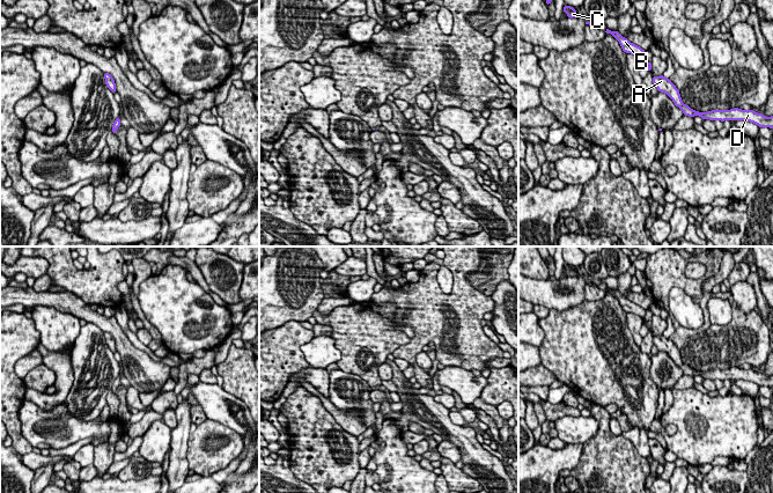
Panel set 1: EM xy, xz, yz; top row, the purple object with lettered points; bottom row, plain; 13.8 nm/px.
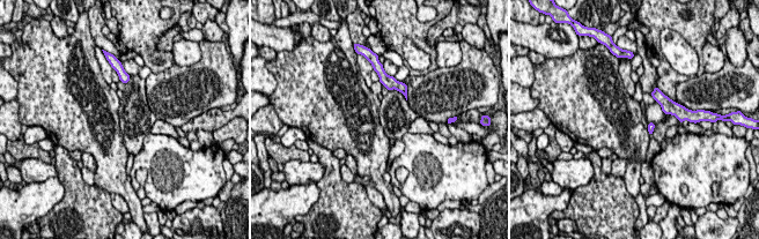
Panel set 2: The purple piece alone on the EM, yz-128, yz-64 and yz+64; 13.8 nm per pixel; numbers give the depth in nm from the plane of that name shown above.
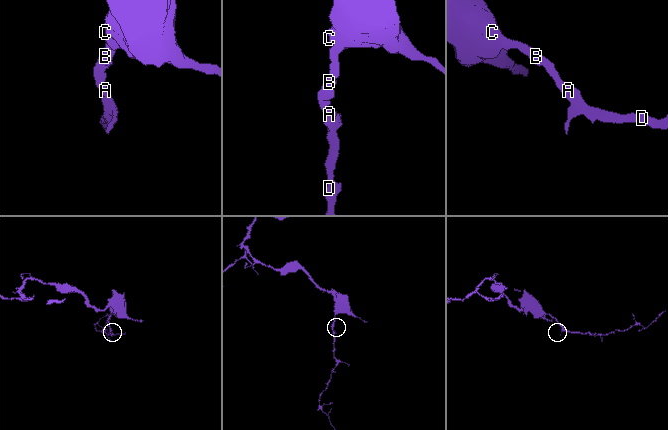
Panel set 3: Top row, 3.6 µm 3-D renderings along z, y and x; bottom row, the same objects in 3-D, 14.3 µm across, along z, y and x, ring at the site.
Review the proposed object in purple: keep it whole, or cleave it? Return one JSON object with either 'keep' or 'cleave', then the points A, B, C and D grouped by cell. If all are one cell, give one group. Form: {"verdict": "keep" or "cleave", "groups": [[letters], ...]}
{"verdict": "keep", "groups": [["A", "B", "C", "D"]]}

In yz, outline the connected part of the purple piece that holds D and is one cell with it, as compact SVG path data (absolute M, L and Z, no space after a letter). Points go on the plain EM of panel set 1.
M664 334L653 336L653 343L658 351L665 352L672 359L675 365L683 370L684 375L689 375L689 376L699 375L702 378L721 380L721 381L745 380L745 381L753 382L759 387L773 388L773 375L765 376L763 373L754 371L753 369L741 369L738 367L730 368L730 369L722 369L722 370L712 369L707 371L699 371L683 362L679 349L669 338L665 338Z

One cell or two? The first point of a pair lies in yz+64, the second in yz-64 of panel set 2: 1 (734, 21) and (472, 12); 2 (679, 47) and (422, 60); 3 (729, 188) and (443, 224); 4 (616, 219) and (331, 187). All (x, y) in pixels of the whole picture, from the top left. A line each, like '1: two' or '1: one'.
1: one
2: one
3: two
4: one

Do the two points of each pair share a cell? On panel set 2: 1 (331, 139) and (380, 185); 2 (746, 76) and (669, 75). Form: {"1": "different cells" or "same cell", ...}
{"1": "same cell", "2": "different cells"}

